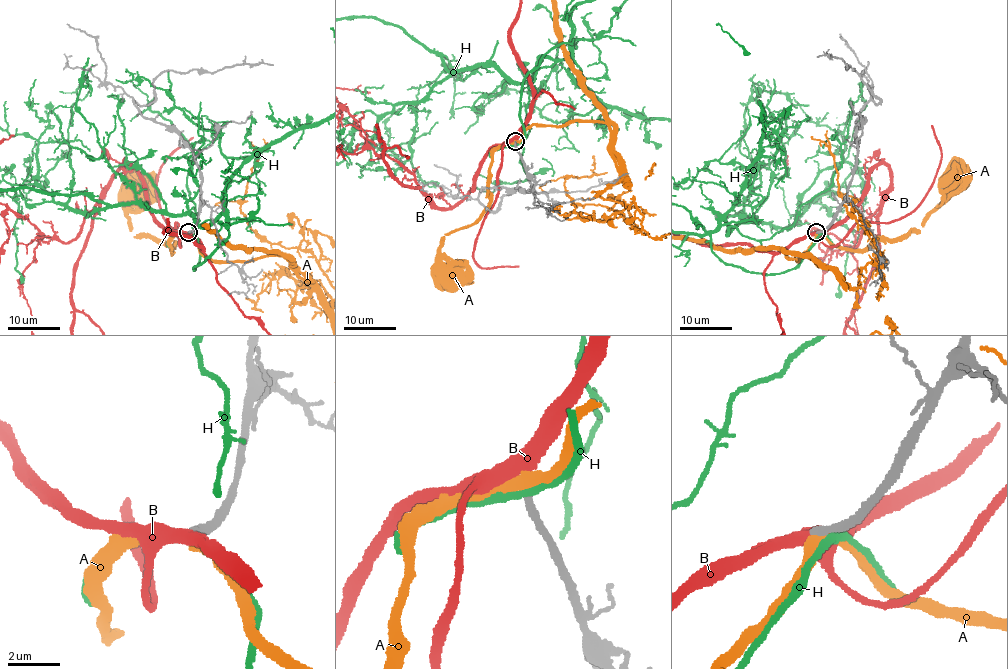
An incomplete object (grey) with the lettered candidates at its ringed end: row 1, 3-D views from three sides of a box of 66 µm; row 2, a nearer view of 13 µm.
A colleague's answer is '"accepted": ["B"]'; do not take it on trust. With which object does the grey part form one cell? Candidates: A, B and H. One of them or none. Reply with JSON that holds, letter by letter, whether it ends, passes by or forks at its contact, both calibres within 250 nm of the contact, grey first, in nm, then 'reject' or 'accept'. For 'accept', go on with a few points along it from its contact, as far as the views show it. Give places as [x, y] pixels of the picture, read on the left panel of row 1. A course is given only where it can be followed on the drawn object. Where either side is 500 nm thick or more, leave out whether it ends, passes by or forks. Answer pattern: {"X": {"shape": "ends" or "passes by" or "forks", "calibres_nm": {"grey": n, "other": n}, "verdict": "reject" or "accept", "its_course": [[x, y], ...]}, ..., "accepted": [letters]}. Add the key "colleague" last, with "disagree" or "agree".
{"A": {"shape": "passes by", "calibres_nm": {"grey": 340, "other": 440}, "verdict": "reject"}, "B": {"shape": "passes by", "calibres_nm": {"grey": 320, "other": 480}, "verdict": "accept"}, "H": {"shape": "passes by", "calibres_nm": {"grey": 380, "other": 280}, "verdict": "reject"}, "accepted": ["B"], "colleague": "agree"}

